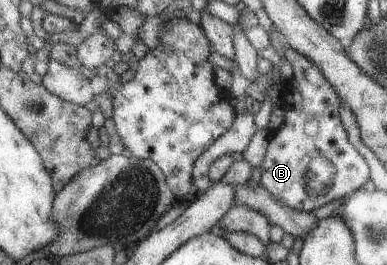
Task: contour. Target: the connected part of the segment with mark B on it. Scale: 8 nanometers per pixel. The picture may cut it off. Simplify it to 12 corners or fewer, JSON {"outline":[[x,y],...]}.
{"outline":[[283,47],[293,74],[259,185],[310,212],[362,188],[334,87]]}

